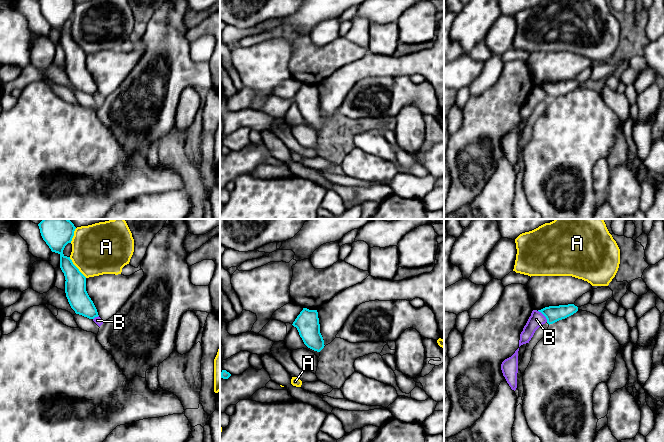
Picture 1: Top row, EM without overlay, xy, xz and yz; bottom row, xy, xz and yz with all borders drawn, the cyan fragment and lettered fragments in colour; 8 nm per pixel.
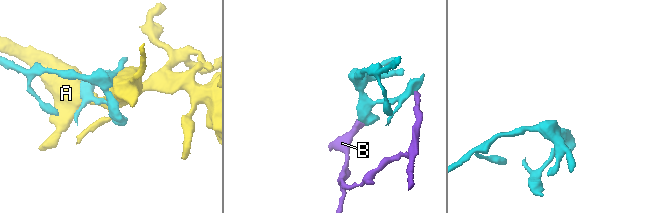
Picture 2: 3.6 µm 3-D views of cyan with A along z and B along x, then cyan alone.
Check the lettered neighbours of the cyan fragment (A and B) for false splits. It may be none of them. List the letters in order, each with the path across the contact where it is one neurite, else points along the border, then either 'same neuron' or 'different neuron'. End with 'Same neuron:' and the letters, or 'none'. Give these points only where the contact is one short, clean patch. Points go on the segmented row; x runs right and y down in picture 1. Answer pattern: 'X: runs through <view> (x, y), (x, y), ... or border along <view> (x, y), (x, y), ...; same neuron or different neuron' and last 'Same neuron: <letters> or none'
A: different neuron
B: border along yz (538, 310), (547, 321); different neuron
Same neuron: none

